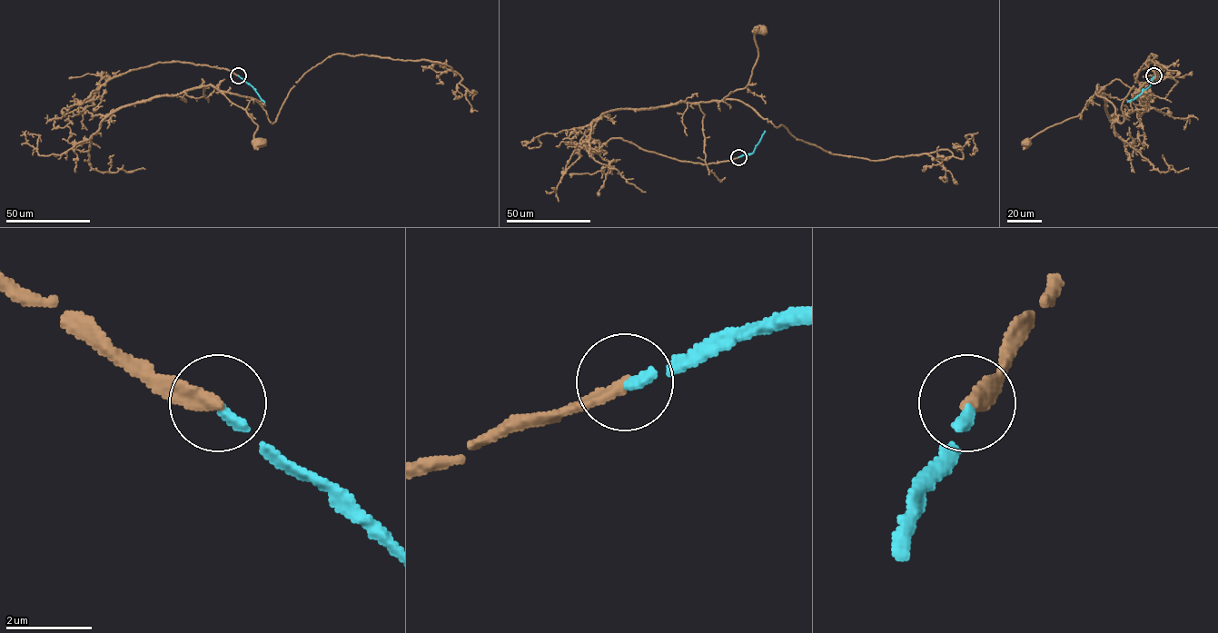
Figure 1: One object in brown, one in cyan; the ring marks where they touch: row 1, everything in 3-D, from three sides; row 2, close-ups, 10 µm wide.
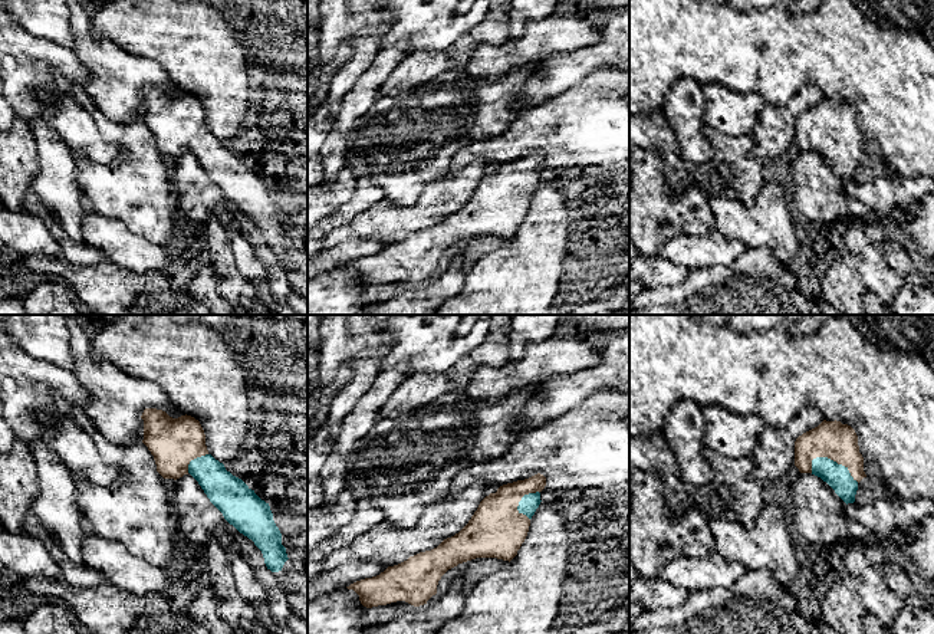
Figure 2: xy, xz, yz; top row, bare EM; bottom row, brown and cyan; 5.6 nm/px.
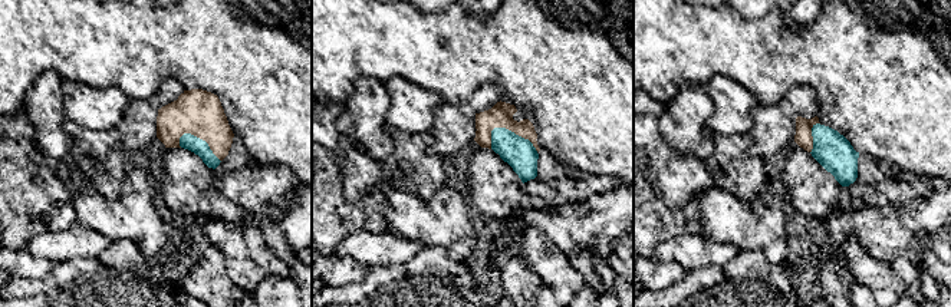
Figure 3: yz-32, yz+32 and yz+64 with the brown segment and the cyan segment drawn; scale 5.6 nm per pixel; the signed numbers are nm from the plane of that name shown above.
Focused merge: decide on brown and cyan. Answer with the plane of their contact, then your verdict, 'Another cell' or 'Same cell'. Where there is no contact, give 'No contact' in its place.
Touches brown in yz. Same cell

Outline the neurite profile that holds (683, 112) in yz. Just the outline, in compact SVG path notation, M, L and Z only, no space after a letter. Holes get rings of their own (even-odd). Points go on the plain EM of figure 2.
M691 78L678 81L661 111L665 125L672 131L683 164L698 167L713 148L703 135L706 99L701 86Z

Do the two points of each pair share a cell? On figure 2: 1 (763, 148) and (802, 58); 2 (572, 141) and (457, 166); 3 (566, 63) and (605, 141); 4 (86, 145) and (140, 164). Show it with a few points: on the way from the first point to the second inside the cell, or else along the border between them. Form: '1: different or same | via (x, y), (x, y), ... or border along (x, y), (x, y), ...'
1: different | border along (766, 104), (785, 105)
2: same | via (543, 141), (516, 141), (499, 150), (486, 150)
3: different | border along (608, 69), (592, 71), (548, 99)
4: different | border along (96, 127), (107, 141), (119, 147), (107, 166)

